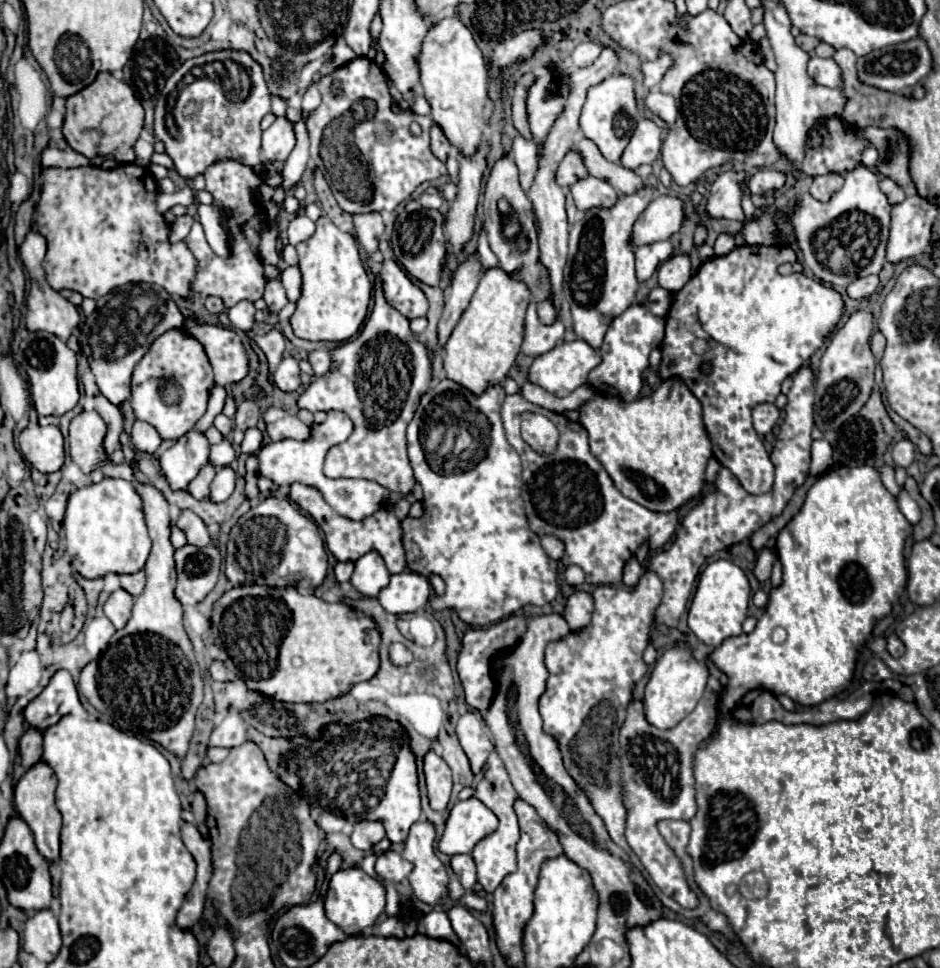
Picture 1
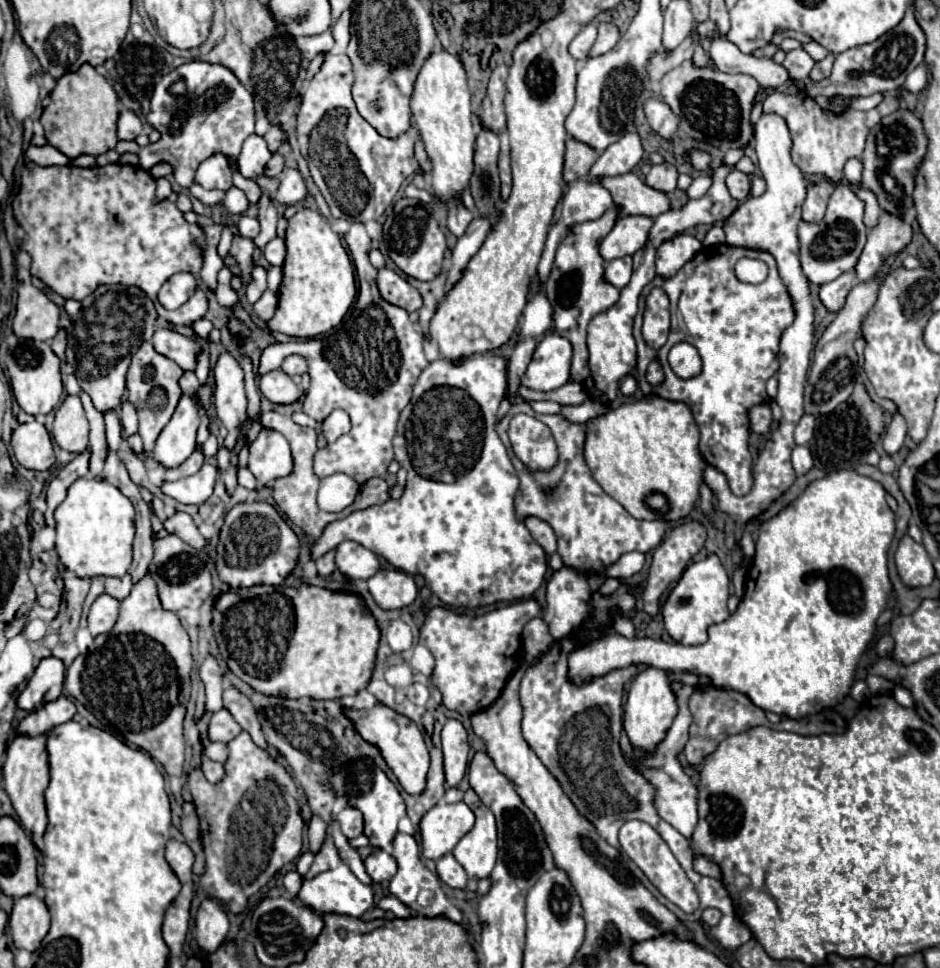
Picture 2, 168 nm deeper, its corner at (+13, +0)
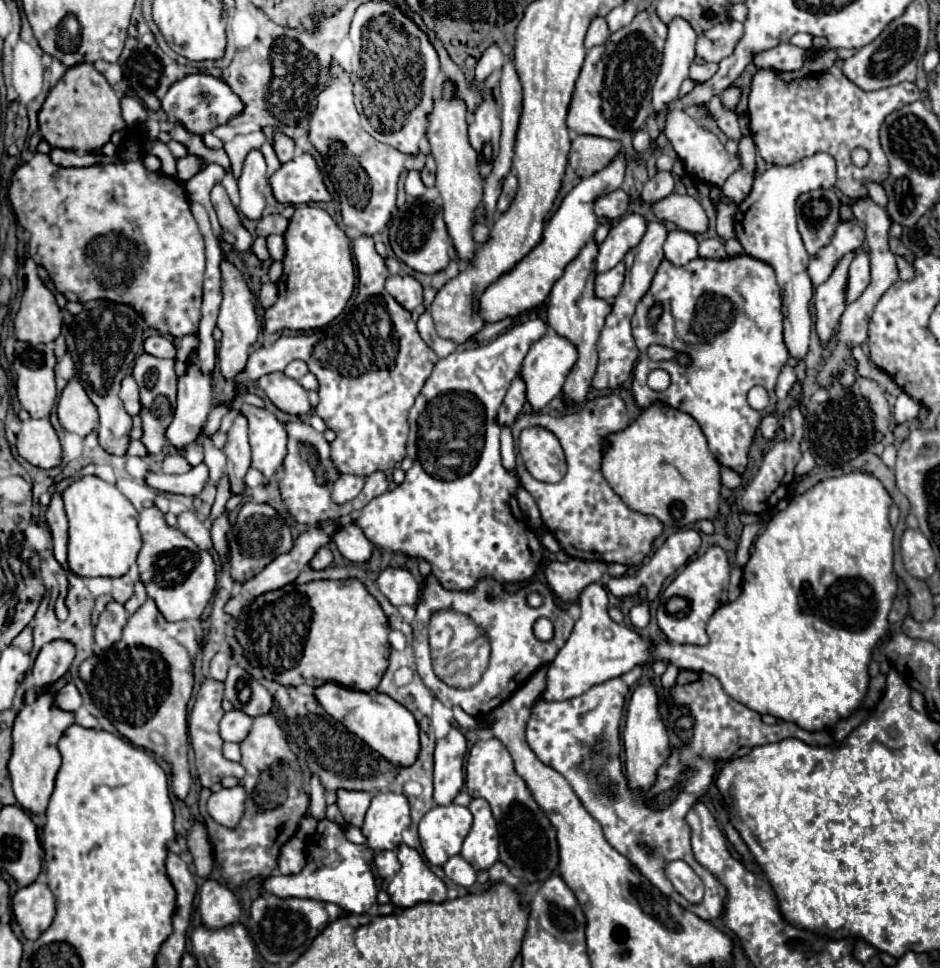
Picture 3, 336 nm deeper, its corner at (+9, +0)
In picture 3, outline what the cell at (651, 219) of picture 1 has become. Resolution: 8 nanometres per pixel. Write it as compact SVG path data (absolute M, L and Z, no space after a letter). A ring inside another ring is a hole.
M633 212L617 220L605 242L599 246L597 272L607 272L609 268L617 266L625 258L625 254L641 242L641 236L645 236L645 228L647 220Z

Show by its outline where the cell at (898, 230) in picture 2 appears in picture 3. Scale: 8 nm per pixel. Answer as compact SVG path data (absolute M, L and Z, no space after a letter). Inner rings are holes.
M859 250L849 266L849 282L847 282L847 302L853 302L861 296L861 292L869 286L871 280L871 262L865 250Z

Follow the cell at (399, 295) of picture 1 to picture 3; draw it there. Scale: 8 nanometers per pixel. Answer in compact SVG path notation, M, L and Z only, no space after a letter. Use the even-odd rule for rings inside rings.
M389 276L385 288L409 312L423 304L423 288L413 276Z

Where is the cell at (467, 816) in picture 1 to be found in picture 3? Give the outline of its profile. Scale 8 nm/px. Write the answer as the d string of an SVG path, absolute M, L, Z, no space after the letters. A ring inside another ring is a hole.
M447 804L431 808L419 822L419 838L425 858L435 866L443 866L447 858L459 854L471 824L473 816L465 806Z

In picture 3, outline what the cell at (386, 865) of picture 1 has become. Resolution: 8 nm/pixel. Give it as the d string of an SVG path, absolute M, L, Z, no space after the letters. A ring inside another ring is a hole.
M385 850L385 852L377 852L375 854L375 868L377 868L377 874L381 878L391 878L397 874L397 868L399 866L399 860L397 860L397 852L391 852L391 850Z

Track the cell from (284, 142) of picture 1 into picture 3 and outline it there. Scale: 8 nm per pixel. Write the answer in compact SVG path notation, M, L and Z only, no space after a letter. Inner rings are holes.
M261 150L249 152L243 162L243 172L239 176L239 212L251 220L259 220L265 208L265 170L267 166Z

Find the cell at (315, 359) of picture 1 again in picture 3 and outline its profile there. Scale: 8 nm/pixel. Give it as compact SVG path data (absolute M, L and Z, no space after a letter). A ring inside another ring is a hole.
M293 360L287 368L285 368L285 376L289 376L289 378L293 378L293 380L299 380L301 376L305 376L309 372L309 368L307 368L307 364L303 362L303 360Z

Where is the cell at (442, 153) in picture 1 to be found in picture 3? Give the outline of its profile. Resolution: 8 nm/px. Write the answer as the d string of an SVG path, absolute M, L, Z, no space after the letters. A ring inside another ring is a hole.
M427 154L427 162L421 172L421 178L423 178L425 186L435 186L435 160L431 154Z

